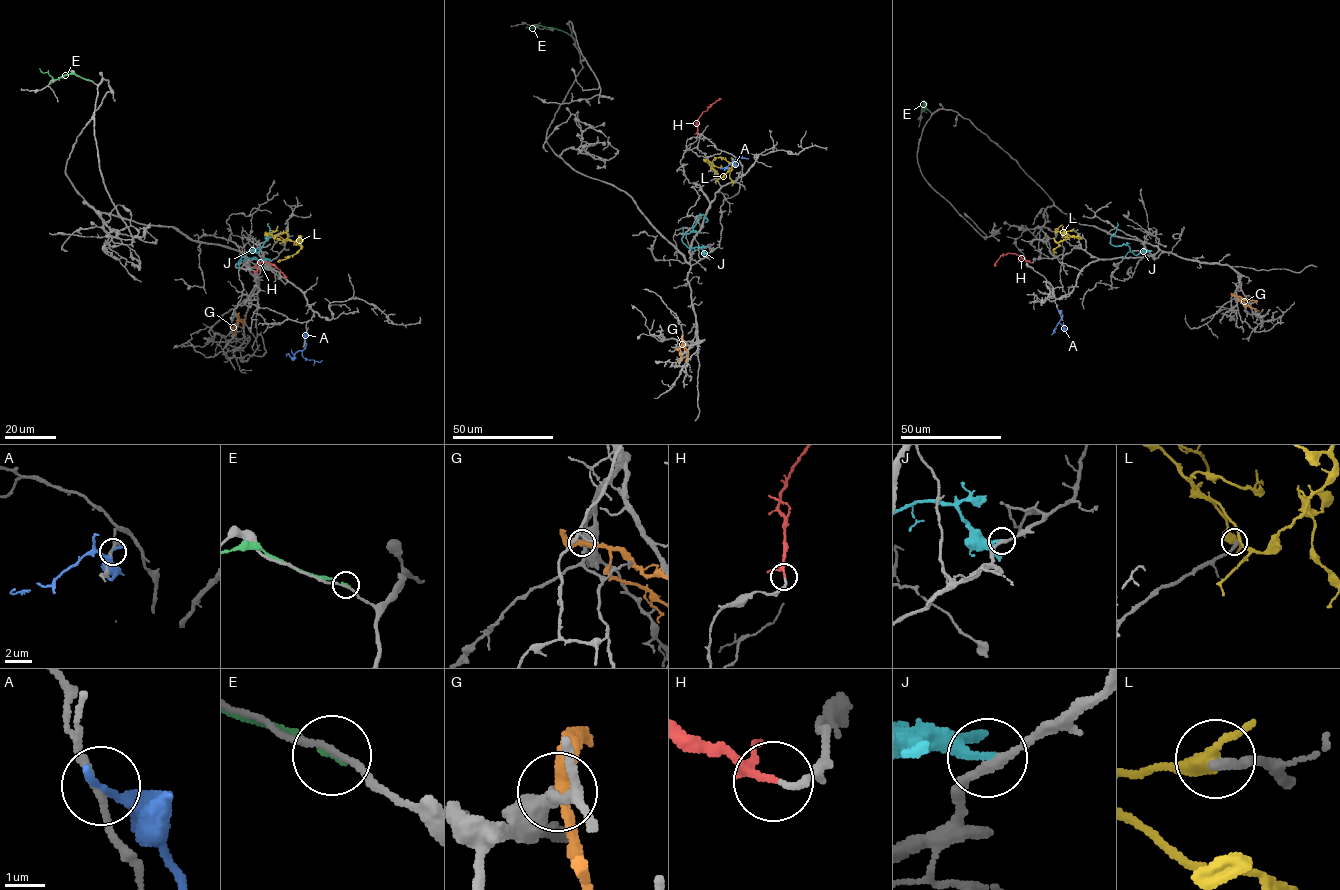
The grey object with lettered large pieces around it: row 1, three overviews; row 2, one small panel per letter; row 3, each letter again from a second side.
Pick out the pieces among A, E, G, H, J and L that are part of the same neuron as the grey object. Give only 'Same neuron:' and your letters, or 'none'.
Same neuron: H

